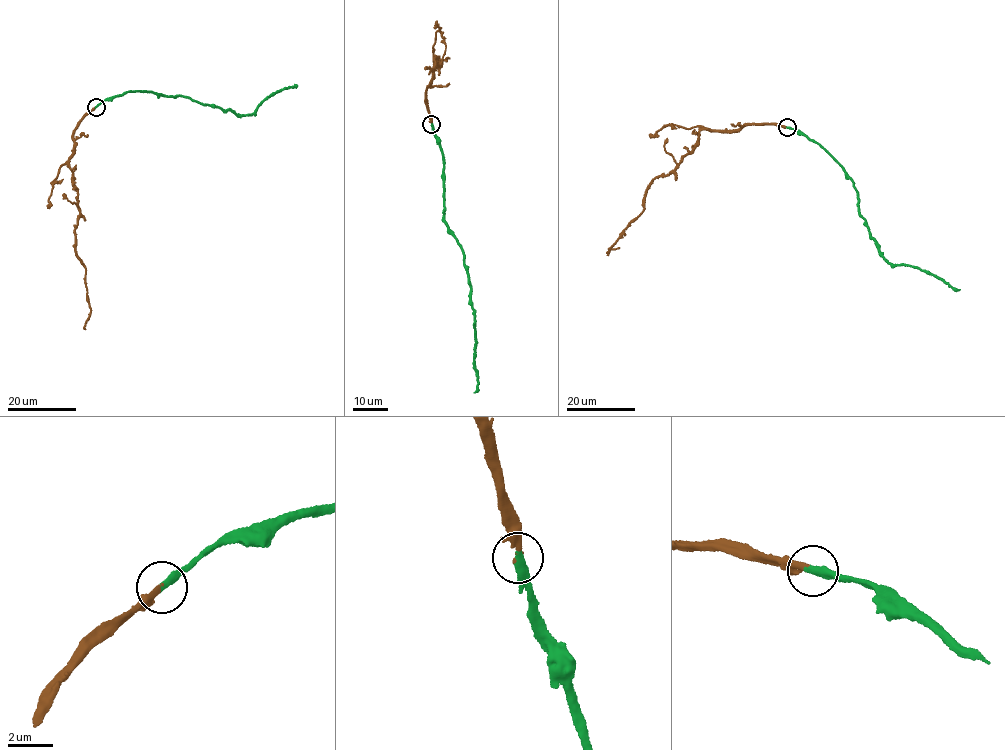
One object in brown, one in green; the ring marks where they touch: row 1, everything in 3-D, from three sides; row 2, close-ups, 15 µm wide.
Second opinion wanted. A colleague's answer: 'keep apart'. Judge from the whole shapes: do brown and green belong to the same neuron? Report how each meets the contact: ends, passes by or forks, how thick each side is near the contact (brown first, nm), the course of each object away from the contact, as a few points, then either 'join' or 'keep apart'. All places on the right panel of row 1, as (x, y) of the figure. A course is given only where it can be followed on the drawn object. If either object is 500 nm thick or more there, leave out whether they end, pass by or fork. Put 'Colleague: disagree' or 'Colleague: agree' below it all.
brown ends | green ends | 180/400 nm | brown via (787, 127), (749, 123), (728, 131), (702, 129), (698, 145), (678, 166), (653, 180), (642, 212), (608, 254) | green via (787, 127), (814, 140), (842, 165), (857, 192), (861, 216), (885, 260), (930, 272), (960, 290) | join
Colleague: disagree

